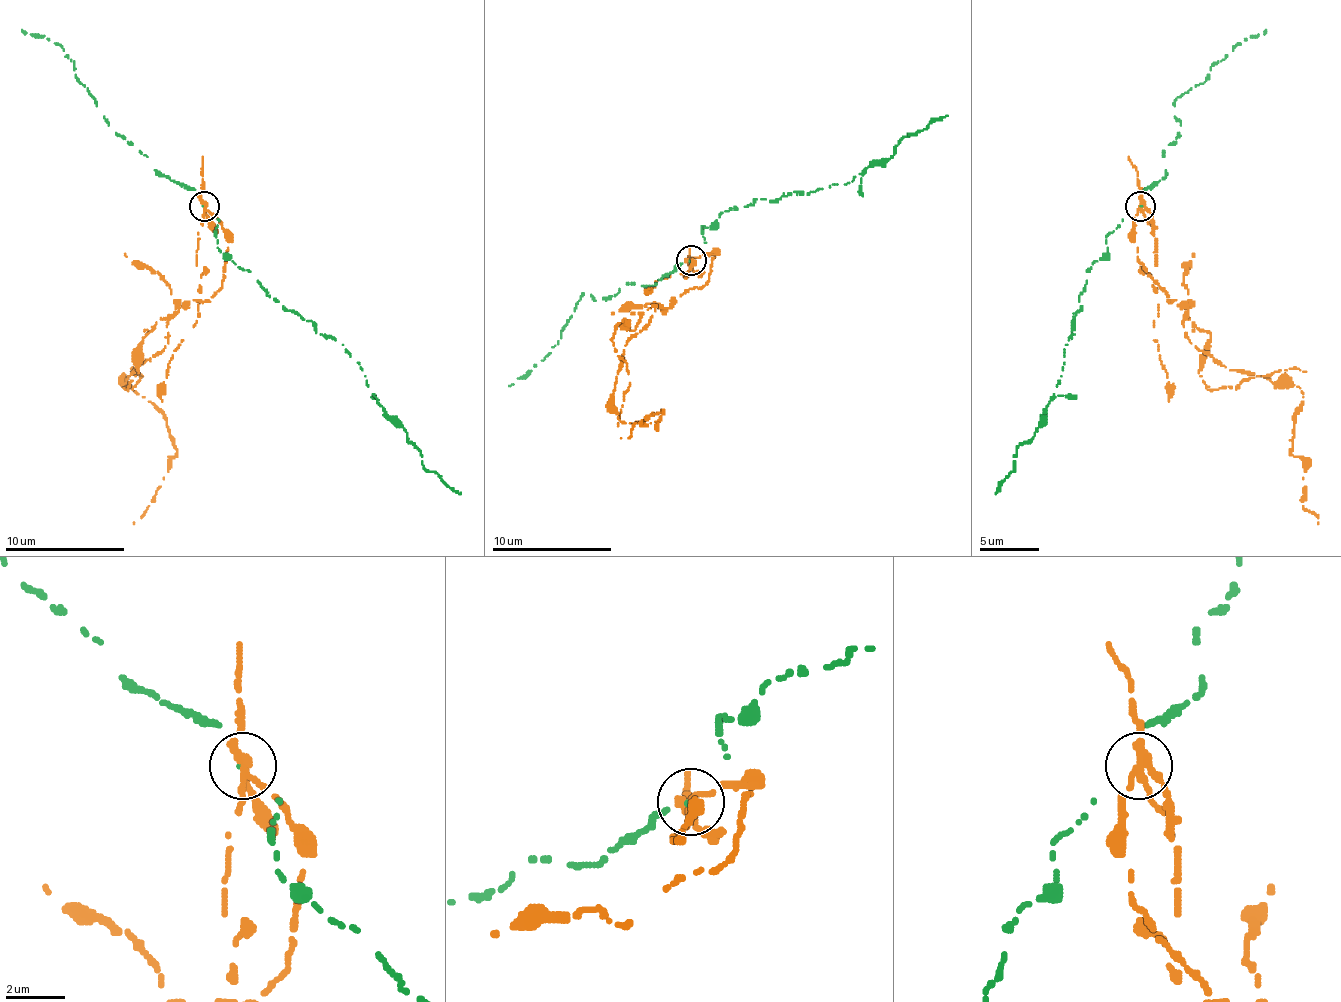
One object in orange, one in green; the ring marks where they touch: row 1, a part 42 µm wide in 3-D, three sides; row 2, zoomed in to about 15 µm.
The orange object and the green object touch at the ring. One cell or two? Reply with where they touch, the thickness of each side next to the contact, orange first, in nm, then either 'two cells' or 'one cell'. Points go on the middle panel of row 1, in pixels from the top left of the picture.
place (691, 260); calibres 280 and 70 nm; two cells

